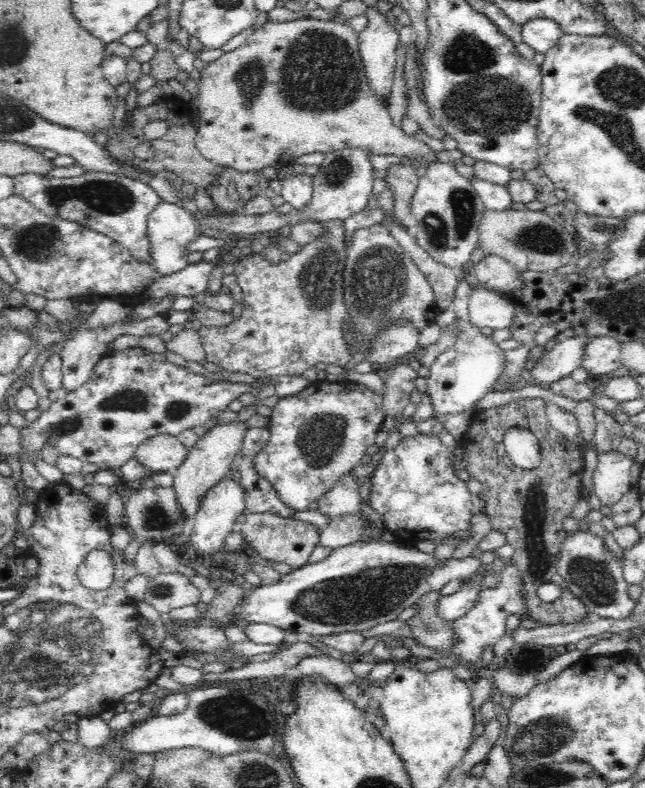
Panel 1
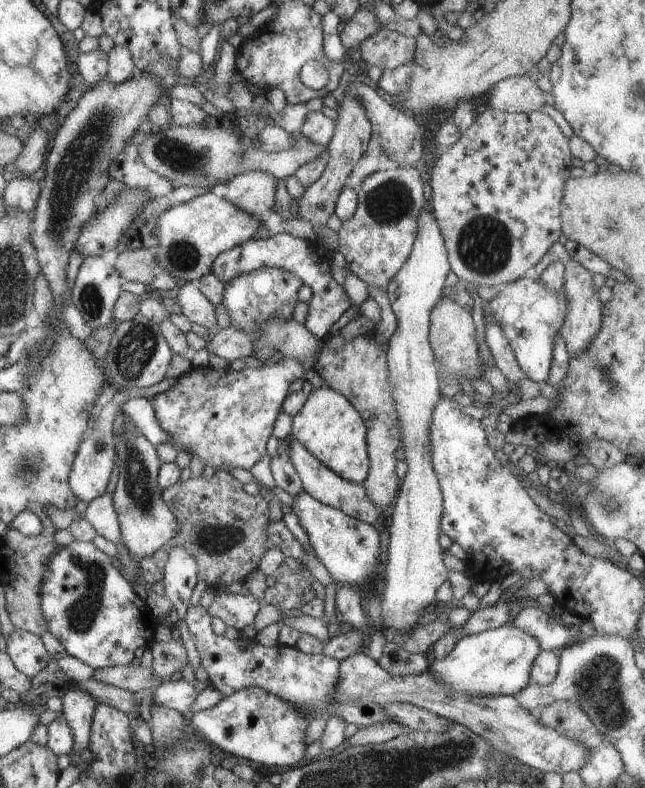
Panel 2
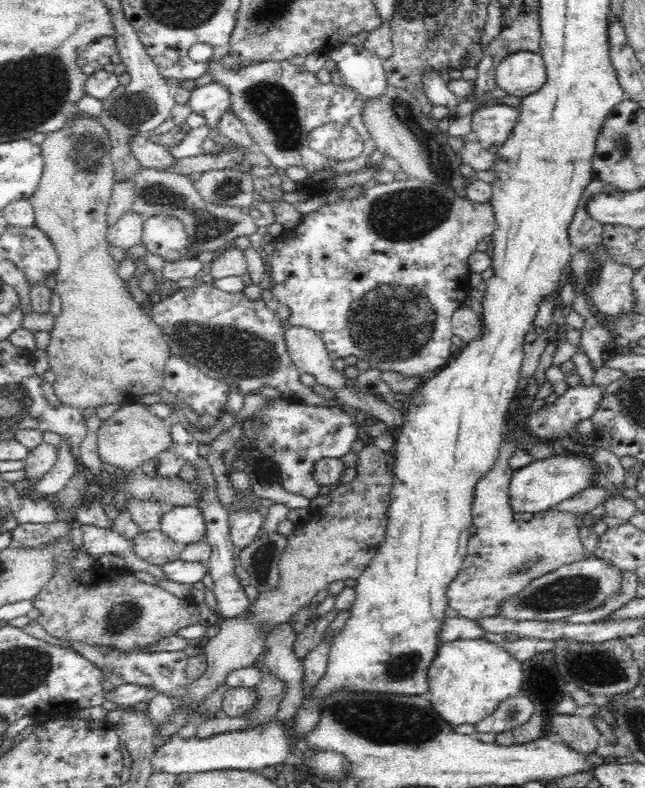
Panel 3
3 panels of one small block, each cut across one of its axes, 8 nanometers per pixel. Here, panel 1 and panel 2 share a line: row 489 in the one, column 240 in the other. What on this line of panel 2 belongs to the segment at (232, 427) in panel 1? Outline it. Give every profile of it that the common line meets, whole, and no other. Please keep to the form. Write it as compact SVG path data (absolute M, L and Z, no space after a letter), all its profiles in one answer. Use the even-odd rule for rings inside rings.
M250 171L219 184L215 192L250 216L265 217L276 198L277 179L266 171Z

